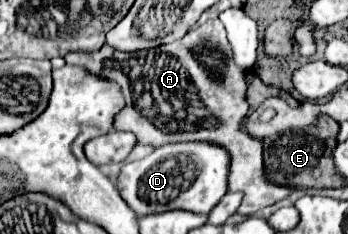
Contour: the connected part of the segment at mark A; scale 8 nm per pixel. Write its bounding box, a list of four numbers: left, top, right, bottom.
[66,18,292,216]

